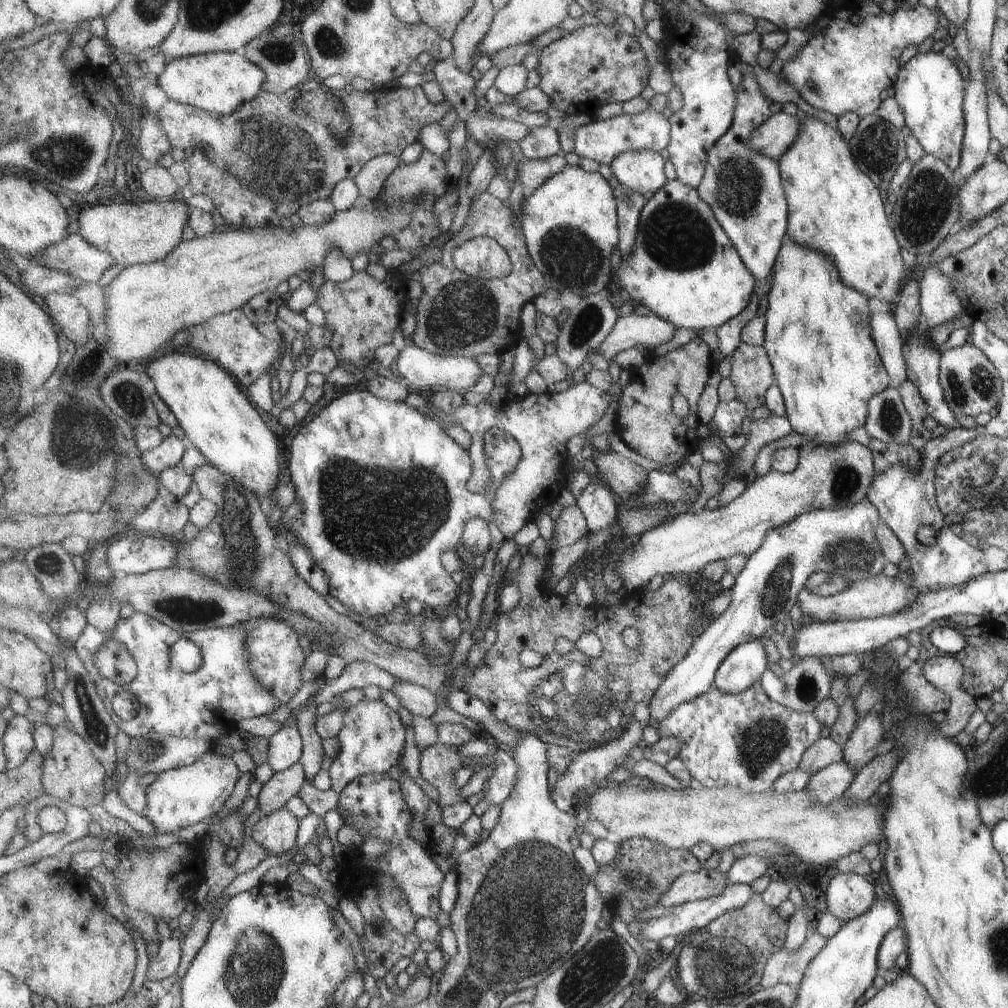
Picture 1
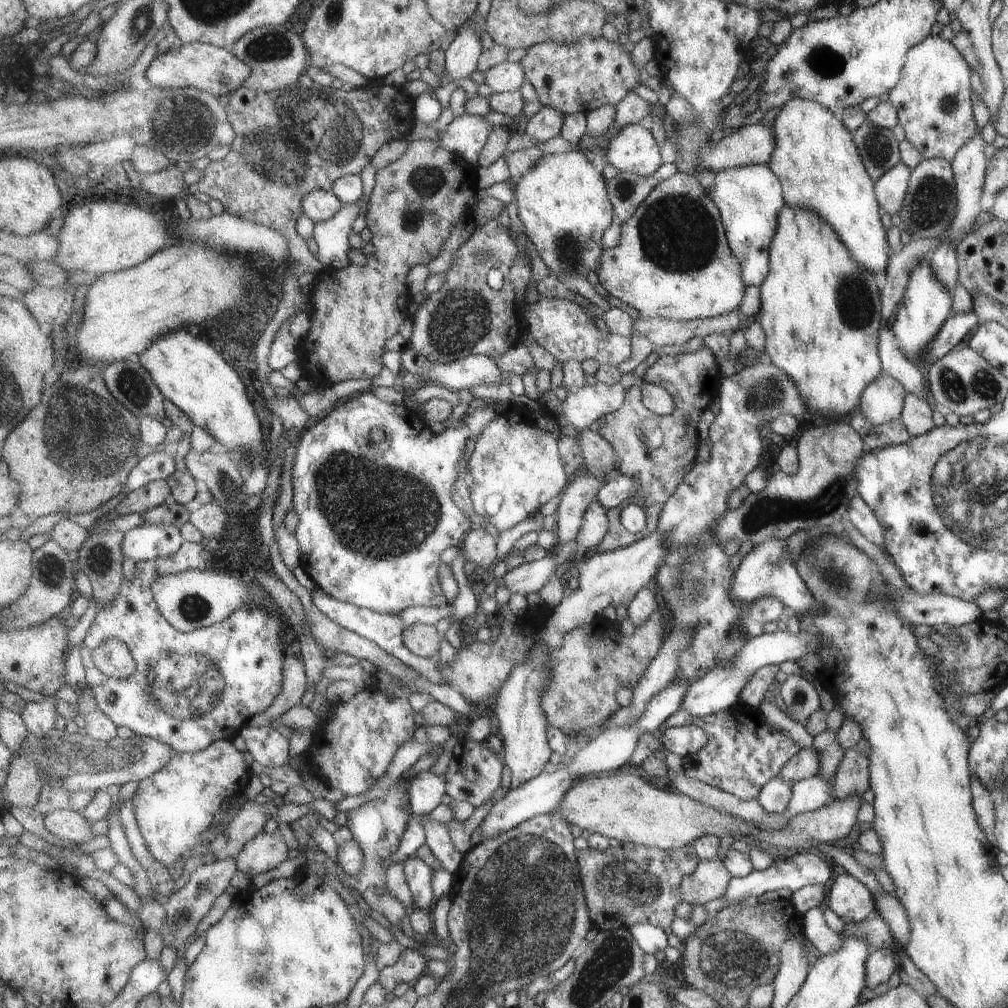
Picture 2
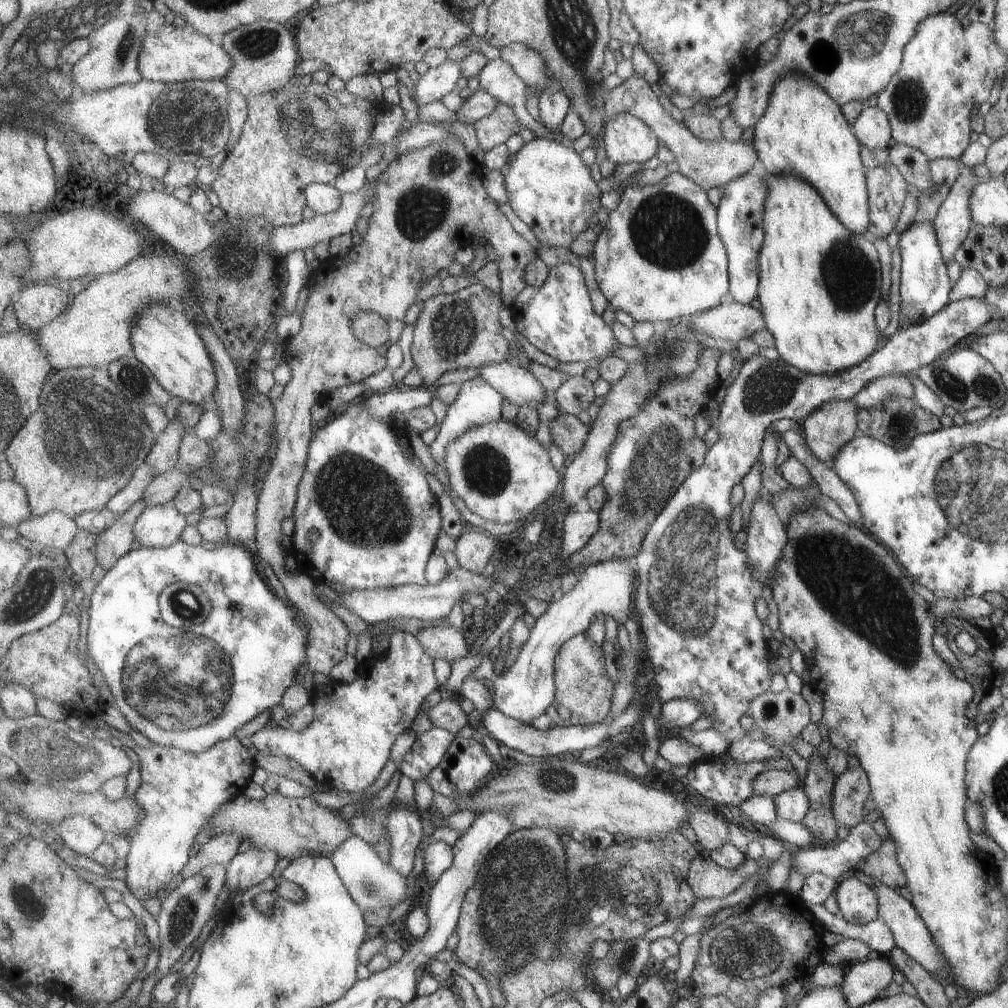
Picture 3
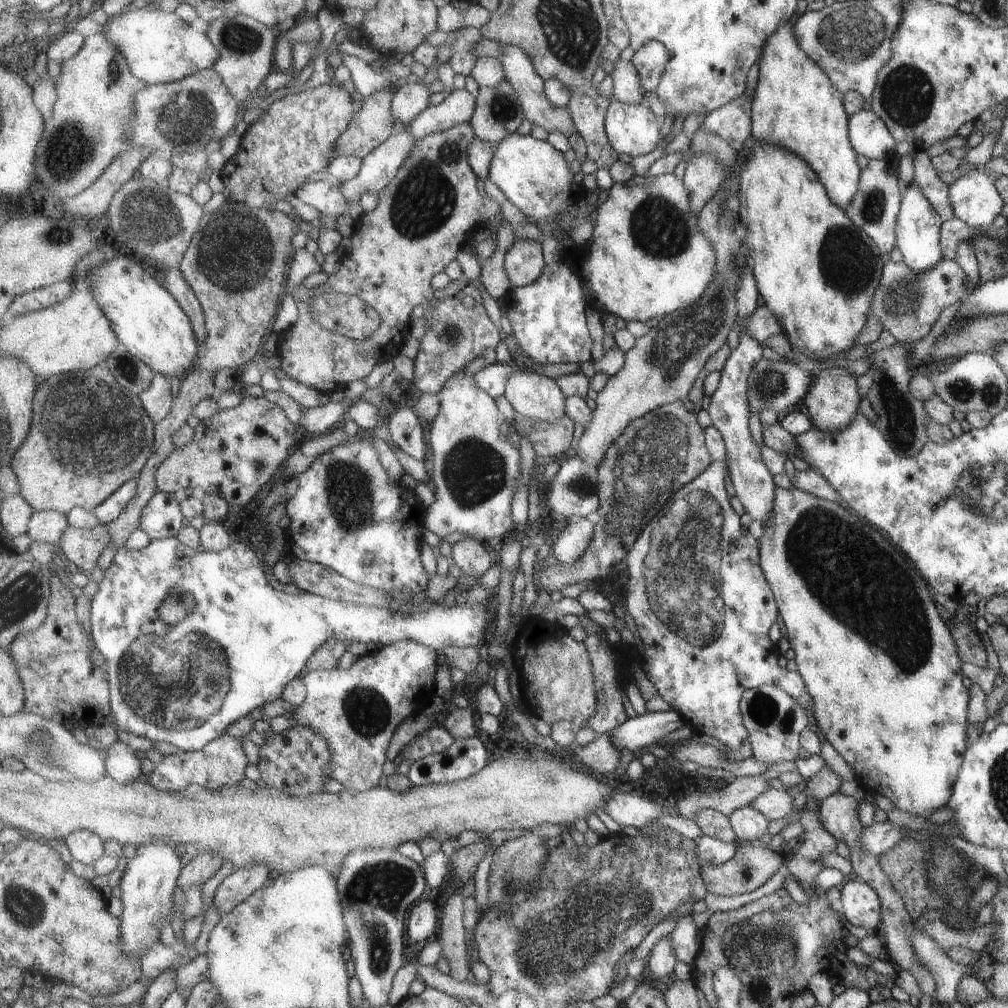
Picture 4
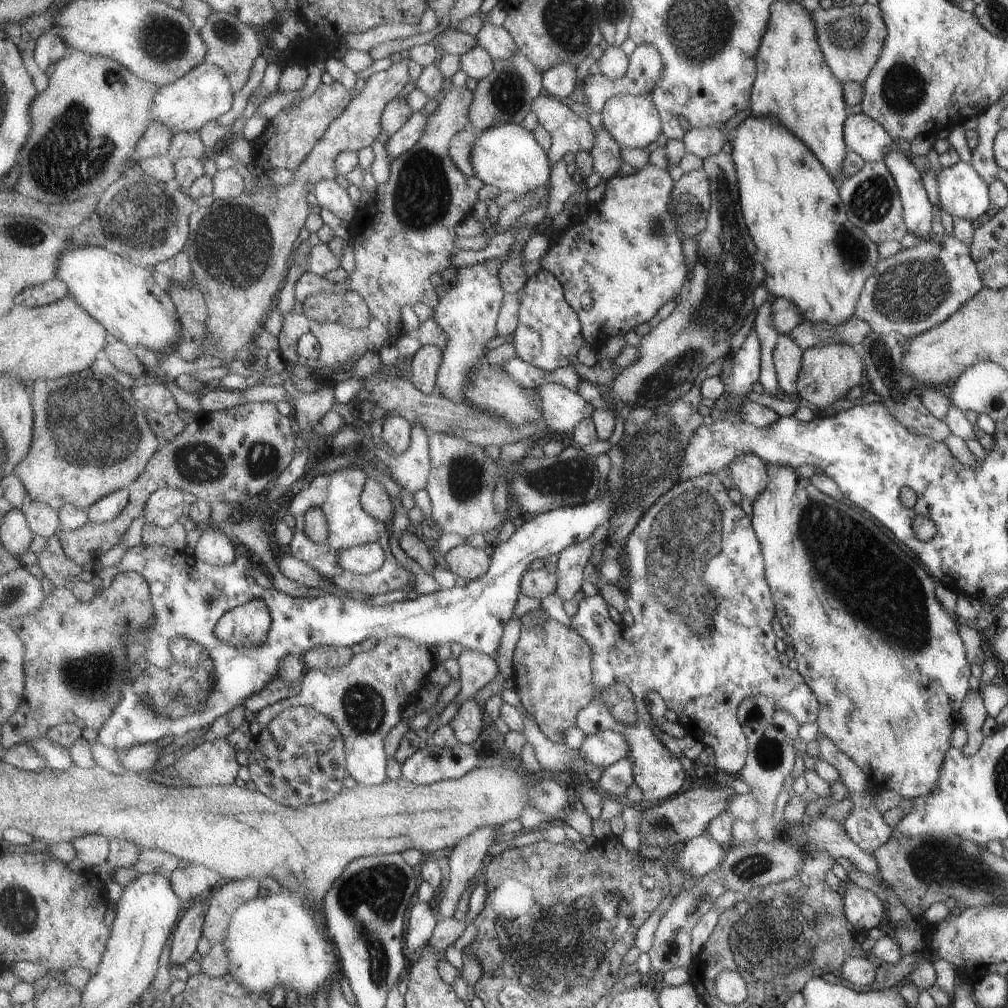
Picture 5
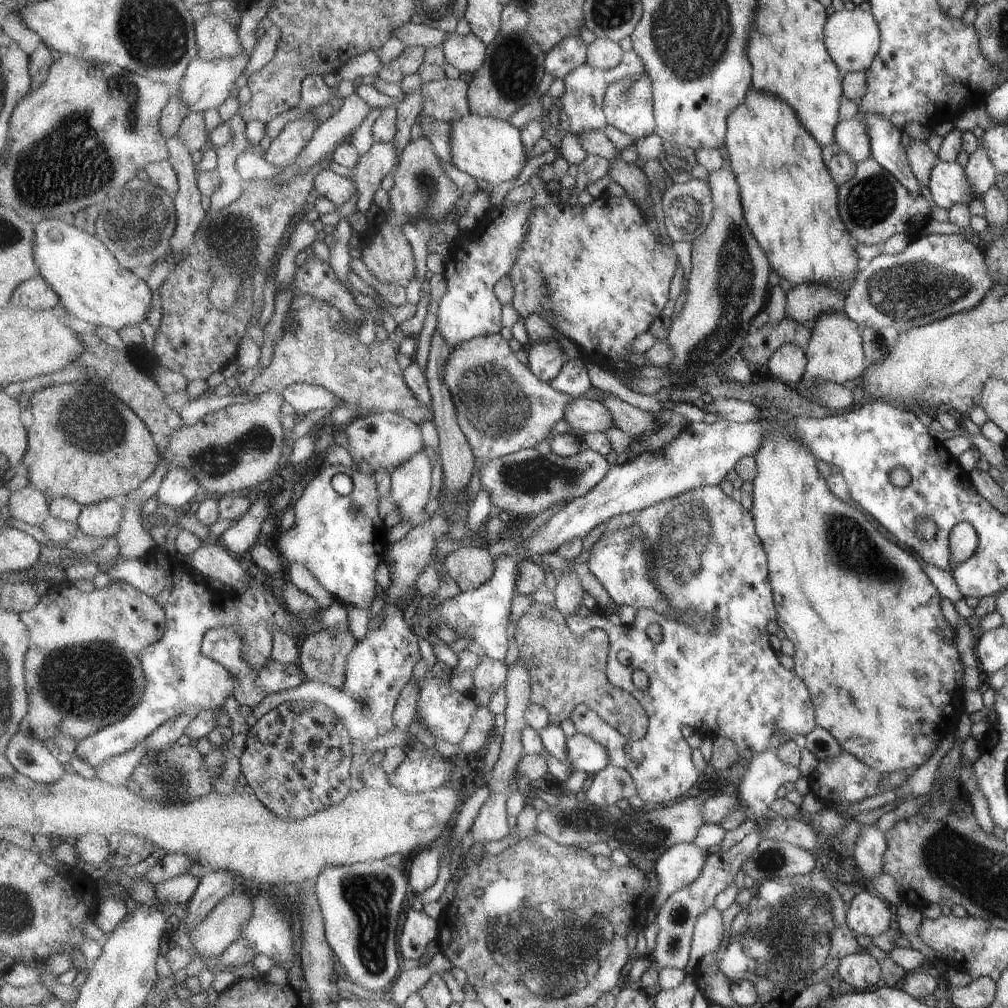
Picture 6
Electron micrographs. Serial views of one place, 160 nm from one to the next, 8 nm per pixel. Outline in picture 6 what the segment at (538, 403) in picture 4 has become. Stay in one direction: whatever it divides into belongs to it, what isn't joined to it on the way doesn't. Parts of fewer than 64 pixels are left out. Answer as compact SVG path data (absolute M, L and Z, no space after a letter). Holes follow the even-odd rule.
M574 397L565 408L565 422L571 429L585 433L603 432L614 427L613 416L603 402L582 397Z

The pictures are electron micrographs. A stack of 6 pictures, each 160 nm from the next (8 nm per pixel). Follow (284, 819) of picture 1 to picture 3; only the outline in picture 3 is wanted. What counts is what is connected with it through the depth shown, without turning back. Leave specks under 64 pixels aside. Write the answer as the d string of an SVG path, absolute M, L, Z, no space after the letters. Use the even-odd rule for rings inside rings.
M252 846L231 860L226 886L230 891L245 892L248 888L261 884L275 872L279 859L279 854L275 850Z

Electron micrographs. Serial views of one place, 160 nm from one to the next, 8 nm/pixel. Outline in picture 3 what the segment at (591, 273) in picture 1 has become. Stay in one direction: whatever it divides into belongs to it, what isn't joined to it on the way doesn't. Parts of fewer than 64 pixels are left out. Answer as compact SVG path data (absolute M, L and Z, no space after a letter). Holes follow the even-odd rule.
M533 138L521 146L510 162L508 169L502 174L511 207L518 218L527 224L535 232L537 239L544 244L570 250L575 237L588 229L587 220L589 220L589 216L593 216L602 206L601 190L599 190L597 182L593 180L589 166L583 164L578 152L561 141Z

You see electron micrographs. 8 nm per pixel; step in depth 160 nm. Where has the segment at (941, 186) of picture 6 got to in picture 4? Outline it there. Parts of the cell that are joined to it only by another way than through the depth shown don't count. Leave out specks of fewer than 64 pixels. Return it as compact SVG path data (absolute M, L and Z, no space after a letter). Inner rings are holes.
M971 170L948 186L953 214L967 226L988 226L1001 212L1003 198L982 170Z

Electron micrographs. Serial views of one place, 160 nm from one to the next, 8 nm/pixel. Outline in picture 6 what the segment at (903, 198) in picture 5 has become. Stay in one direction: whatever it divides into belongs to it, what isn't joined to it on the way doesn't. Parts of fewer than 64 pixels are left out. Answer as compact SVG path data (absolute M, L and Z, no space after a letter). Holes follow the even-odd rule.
M861 114L861 116L869 134L870 158L883 169L888 169L909 193L913 196L919 195L919 182L912 174L906 148L901 146L901 131L895 130L895 126L885 122L881 116L873 114Z

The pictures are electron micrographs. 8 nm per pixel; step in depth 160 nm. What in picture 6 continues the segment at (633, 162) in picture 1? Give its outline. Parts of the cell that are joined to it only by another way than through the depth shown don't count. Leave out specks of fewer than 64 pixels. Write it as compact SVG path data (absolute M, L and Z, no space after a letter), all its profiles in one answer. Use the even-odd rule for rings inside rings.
M643 72L643 74L635 74L635 76L625 76L619 82L611 84L611 88L604 98L604 114L608 118L609 125L625 132L635 142L657 132L653 84L648 74Z

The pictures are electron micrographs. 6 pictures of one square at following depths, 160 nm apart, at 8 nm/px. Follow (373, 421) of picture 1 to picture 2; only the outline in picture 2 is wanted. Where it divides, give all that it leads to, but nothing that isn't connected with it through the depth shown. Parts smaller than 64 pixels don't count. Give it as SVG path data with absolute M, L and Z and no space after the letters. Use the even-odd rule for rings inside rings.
M370 391L349 398L344 404L329 412L315 426L307 428L304 435L301 436L297 457L293 464L293 476L295 476L294 510L299 518L295 528L295 536L303 554L301 566L304 571L309 573L308 576L313 582L325 590L329 596L333 596L341 602L347 602L347 604L353 604L359 608L369 608L369 610L381 612L381 614L401 614L413 606L442 607L447 605L447 596L445 596L441 582L439 582L439 566L443 564L441 553L445 552L447 548L459 547L468 532L475 528L469 516L451 498L451 490L453 490L453 486L457 482L457 474L459 474L457 464L465 452L467 440L469 438L476 440L483 434L487 422L495 418L497 418L495 408L491 406L491 403L486 403L482 408L477 408L466 415L463 424L456 428L447 427L443 433L435 434L424 418L413 409L409 409L405 404L383 402Z

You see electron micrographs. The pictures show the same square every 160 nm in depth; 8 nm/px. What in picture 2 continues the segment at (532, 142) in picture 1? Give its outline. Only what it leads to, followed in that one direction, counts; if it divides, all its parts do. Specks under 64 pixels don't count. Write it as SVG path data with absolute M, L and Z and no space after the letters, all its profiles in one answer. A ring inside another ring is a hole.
M544 107L526 124L524 131L535 143L547 142L562 135L565 117L555 108Z

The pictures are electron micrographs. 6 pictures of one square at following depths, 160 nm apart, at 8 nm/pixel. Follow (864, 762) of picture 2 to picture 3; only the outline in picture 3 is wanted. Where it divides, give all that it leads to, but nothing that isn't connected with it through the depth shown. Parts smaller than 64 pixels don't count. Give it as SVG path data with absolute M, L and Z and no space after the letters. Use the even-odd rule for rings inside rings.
M860 766L836 778L832 788L832 815L837 826L850 829L861 822L863 802L869 793L868 780Z

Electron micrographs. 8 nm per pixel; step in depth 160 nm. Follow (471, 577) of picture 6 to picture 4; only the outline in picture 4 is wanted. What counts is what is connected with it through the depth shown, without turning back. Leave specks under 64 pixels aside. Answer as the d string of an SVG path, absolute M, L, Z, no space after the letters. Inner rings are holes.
M466 536L451 547L452 562L456 563L467 576L479 578L494 565L491 554L477 538Z

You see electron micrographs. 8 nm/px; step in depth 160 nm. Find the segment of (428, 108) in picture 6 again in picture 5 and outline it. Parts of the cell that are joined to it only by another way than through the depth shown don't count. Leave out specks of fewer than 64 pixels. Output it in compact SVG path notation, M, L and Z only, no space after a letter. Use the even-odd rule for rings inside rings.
M451 85L441 93L438 107L428 118L424 135L417 141L417 144L404 152L399 158L391 163L390 179L386 183L378 184L377 193L374 200L360 207L356 212L355 218L351 223L350 230L355 234L351 237L353 252L355 253L355 268L347 275L343 283L331 286L334 290L358 292L369 305L369 324L362 329L352 329L343 325L341 322L317 322L310 319L304 311L303 303L313 294L323 292L328 286L324 275L316 276L313 271L305 271L296 281L294 311L286 314L283 320L283 327L278 335L280 338L280 354L288 360L300 366L314 368L333 368L331 372L327 370L321 374L325 380L333 380L330 376L335 373L343 373L341 364L345 364L353 354L360 357L367 352L379 352L383 344L394 345L401 335L404 334L403 324L401 323L401 308L408 304L413 306L417 302L429 306L435 310L440 302L440 297L435 292L435 286L431 282L431 276L447 270L451 266L449 254L455 252L453 247L453 236L457 236L455 227L467 215L471 214L475 202L477 202L477 191L467 184L465 173L453 162L450 148L452 138L464 130L470 124L470 108L474 99L474 91L469 88ZM310 333L319 342L320 354L316 359L307 359L297 352L299 340Z

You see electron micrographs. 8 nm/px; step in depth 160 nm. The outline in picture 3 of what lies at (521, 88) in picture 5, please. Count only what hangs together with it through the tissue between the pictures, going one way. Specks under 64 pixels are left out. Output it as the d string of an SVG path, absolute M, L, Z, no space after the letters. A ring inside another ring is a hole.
M499 103L490 115L478 120L473 125L479 146L485 154L492 148L507 142L513 134L523 128L514 108L505 103Z

